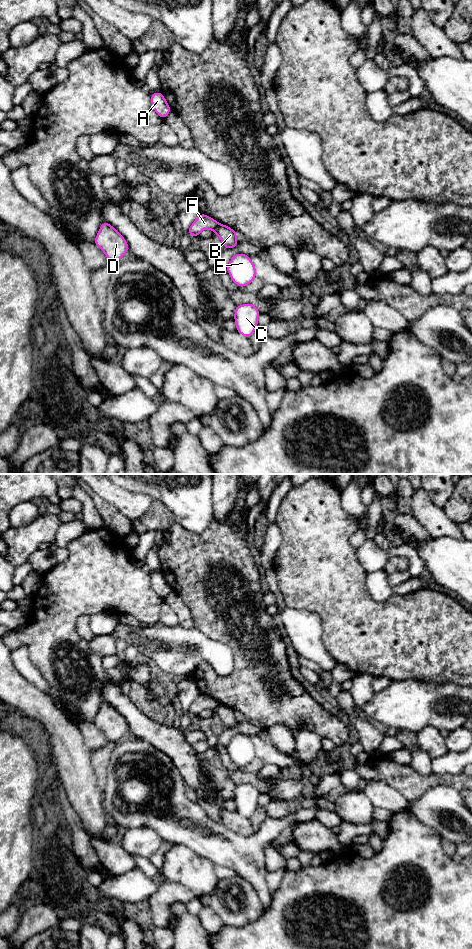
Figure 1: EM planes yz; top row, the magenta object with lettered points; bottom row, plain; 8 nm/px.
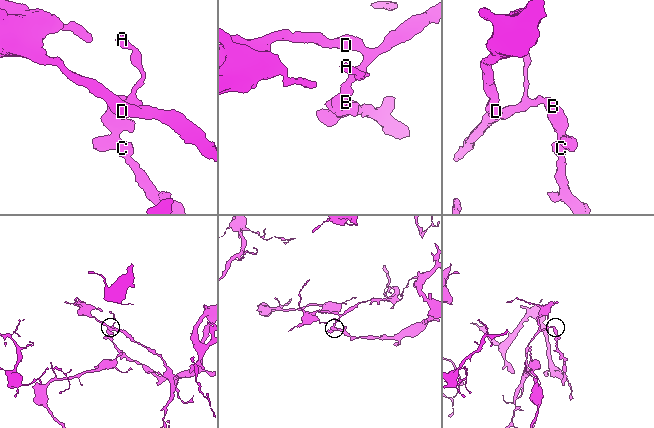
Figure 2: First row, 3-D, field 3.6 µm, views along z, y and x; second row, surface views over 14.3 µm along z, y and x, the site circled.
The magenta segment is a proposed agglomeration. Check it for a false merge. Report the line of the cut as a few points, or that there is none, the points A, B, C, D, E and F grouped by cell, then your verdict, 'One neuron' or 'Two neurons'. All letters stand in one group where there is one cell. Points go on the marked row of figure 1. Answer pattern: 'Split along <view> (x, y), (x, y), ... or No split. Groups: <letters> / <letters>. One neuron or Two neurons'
Split along yz (217, 222), (213, 230). Groups: A D F / B C E. Two neurons

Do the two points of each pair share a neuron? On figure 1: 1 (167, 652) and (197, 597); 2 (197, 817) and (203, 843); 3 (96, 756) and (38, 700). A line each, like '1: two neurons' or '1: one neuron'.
1: two neurons
2: one neuron
3: two neurons

